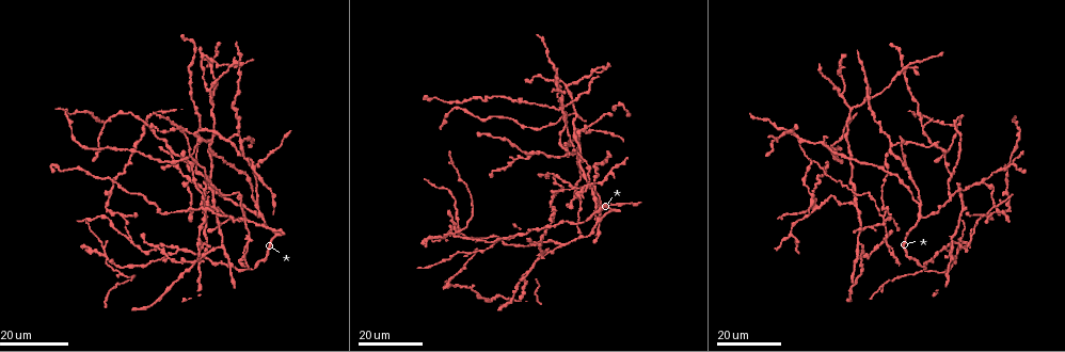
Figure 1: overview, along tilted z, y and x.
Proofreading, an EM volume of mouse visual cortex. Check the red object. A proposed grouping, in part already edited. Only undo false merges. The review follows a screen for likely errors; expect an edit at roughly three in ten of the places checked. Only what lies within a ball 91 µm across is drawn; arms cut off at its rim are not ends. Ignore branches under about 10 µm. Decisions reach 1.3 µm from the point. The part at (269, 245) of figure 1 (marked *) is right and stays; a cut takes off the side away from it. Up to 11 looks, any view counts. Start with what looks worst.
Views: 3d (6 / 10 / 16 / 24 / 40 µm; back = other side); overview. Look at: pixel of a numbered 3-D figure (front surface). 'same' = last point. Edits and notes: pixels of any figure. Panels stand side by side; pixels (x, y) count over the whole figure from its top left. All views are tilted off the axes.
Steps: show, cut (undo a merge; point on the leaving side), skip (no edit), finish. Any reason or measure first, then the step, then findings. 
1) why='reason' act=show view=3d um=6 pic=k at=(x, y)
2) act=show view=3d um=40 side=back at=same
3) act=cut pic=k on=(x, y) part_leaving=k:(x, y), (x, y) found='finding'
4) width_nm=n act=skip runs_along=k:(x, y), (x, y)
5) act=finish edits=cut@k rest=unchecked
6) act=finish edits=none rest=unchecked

why='three arms meet' act=show view=3d um=16 pic=1 at=(446, 238)

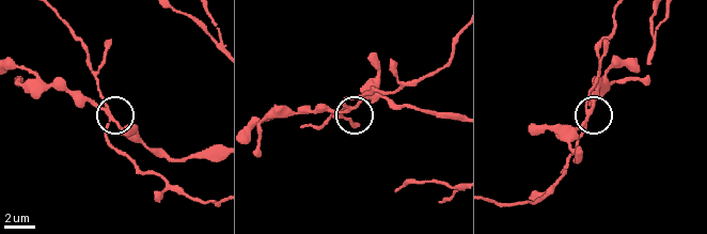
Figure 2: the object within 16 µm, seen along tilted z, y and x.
act=show view=3d um=10 pic=2 at=(588, 118)

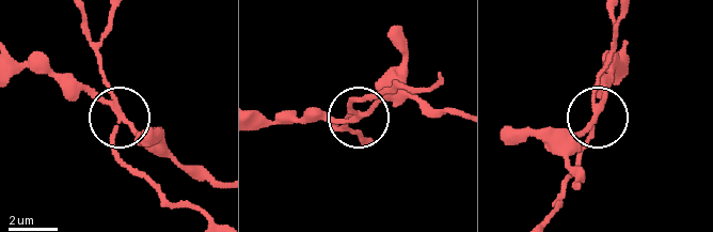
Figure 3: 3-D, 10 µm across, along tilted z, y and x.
width_nm=190 act=skip found='continuous, no second neuron'

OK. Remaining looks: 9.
why='small branch off a trunk' act=show view=3d um=16 pic=1 at=(815, 208)

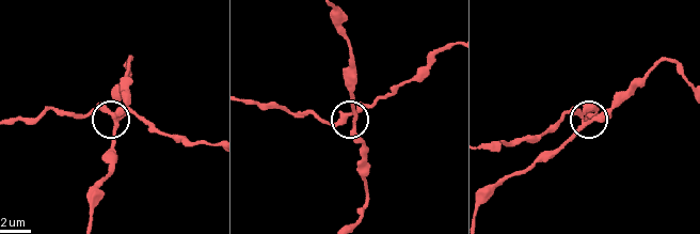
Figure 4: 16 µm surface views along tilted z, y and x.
act=show view=3d um=6 pic=4 at=(582, 124)

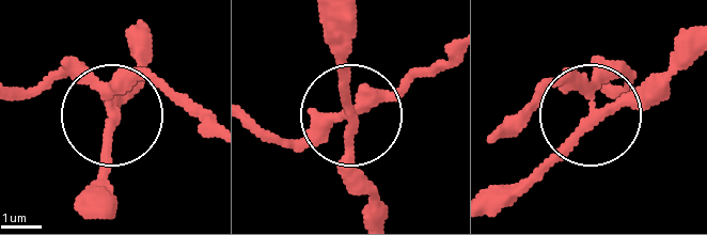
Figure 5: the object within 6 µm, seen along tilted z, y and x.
why='from behind' act=show view=3d um=6 side=back pic=5 at=(111, 109)

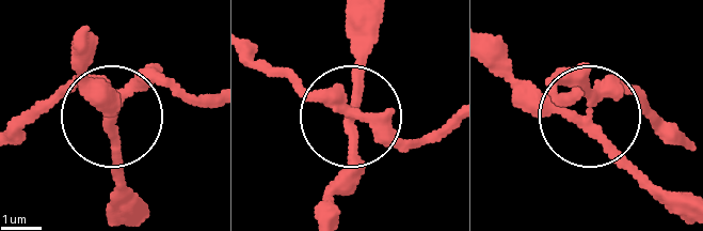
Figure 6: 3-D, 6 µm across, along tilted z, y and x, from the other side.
act=cut pic=6 on=(143, 70) part_leaving=6:(355, 113), (420, 143), (450, 129) found='two neurons meet here'

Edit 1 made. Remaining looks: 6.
act=show view=overview

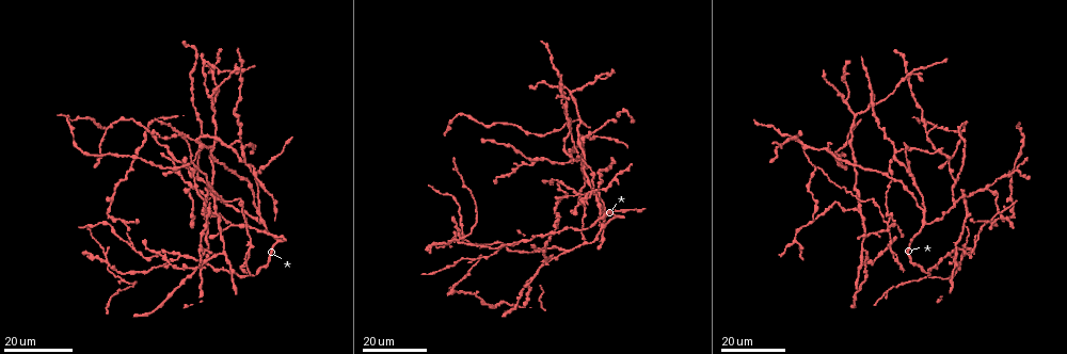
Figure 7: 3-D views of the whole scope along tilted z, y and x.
why='a fork' act=show view=3d um=24 pic=7 at=(107, 128)

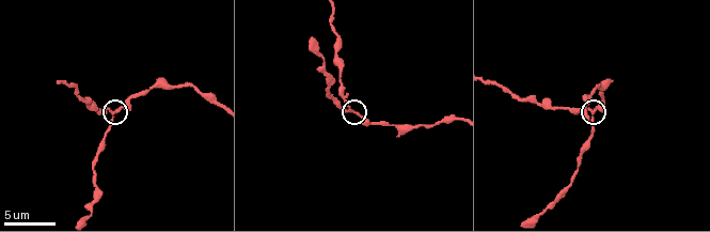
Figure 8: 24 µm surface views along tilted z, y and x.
act=show view=3d um=10 pic=8 at=(592, 114)

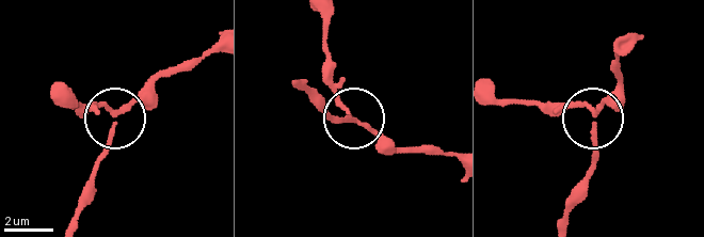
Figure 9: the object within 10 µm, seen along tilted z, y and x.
width_nm=160 act=skip runs_along=9:(619, 50), (619, 85), (591, 127), (594, 174) found='continuous, no second neuron'

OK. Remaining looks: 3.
why='three-way junction' act=show view=3d um=16 pic=7 at=(179, 257)

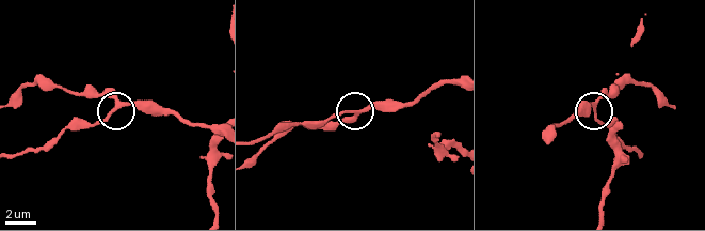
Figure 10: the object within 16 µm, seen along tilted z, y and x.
why='closer look' act=show view=3d um=6 pic=10 at=(114, 104)

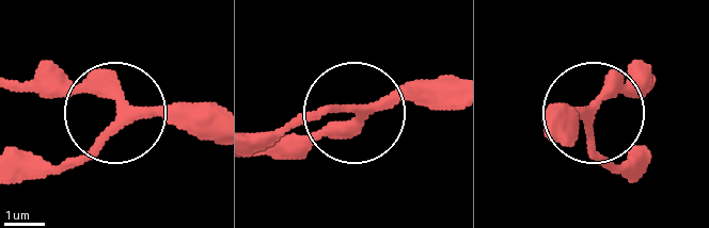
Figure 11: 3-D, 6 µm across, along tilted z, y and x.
act=skip runs_along=11:(560, 118), (589, 113), (598, 150), (621, 176) found='continuous, no second neuron'

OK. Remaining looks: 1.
act=finish edits=cut@6 rest=unchecked

